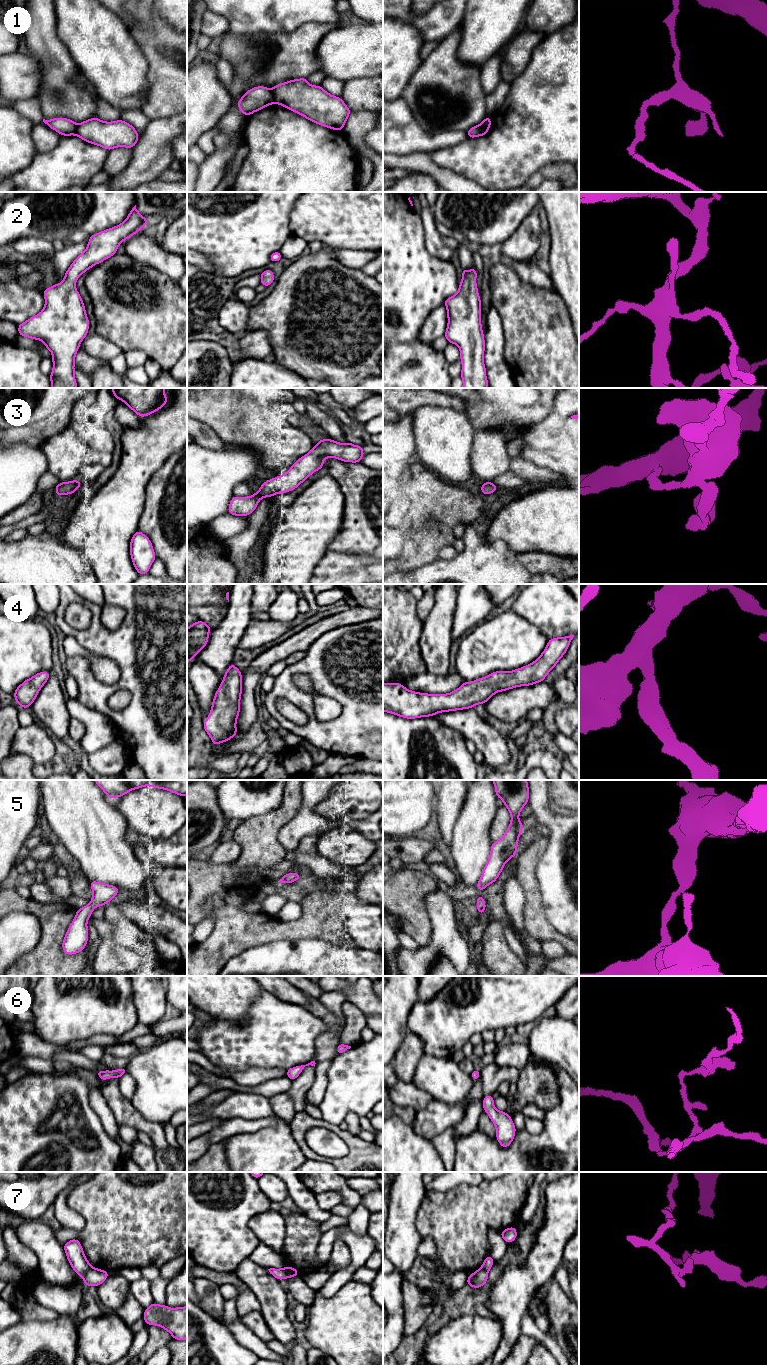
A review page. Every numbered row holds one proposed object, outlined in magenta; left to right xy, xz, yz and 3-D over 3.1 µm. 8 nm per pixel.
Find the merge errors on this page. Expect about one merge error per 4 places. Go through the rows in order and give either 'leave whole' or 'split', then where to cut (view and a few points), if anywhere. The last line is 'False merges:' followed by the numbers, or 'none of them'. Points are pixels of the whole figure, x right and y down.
1: split; cut in xz along (270, 89), (274, 102)
2: leave whole; no cut
3: leave whole; no cut
4: leave whole; no cut
5: leave whole; no cut
6: leave whole; no cut
7: split; cut in xy along (91, 1267), (82, 1276)
False merges: 1, 7

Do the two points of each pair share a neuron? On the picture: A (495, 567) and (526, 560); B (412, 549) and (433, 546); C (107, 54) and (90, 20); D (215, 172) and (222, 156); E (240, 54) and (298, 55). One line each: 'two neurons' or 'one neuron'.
A: two neurons
B: one neuron
C: one neuron
D: one neuron
E: one neuron

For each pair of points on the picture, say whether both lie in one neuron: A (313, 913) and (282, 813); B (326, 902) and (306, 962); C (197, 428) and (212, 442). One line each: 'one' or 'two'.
A: one
B: two
C: one

